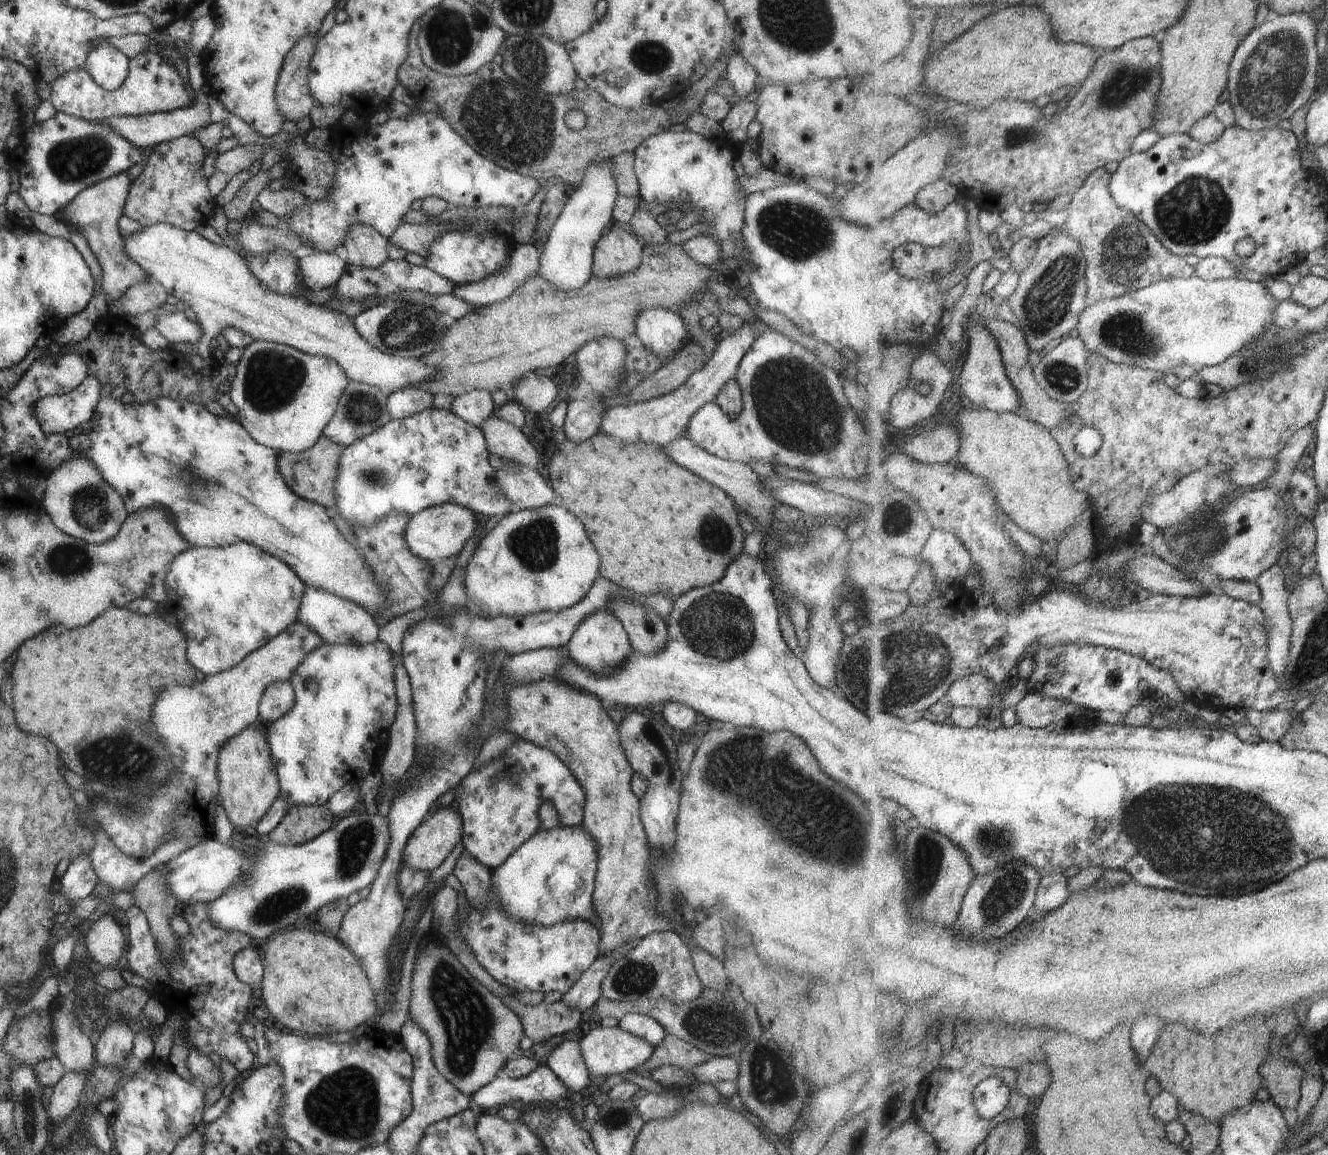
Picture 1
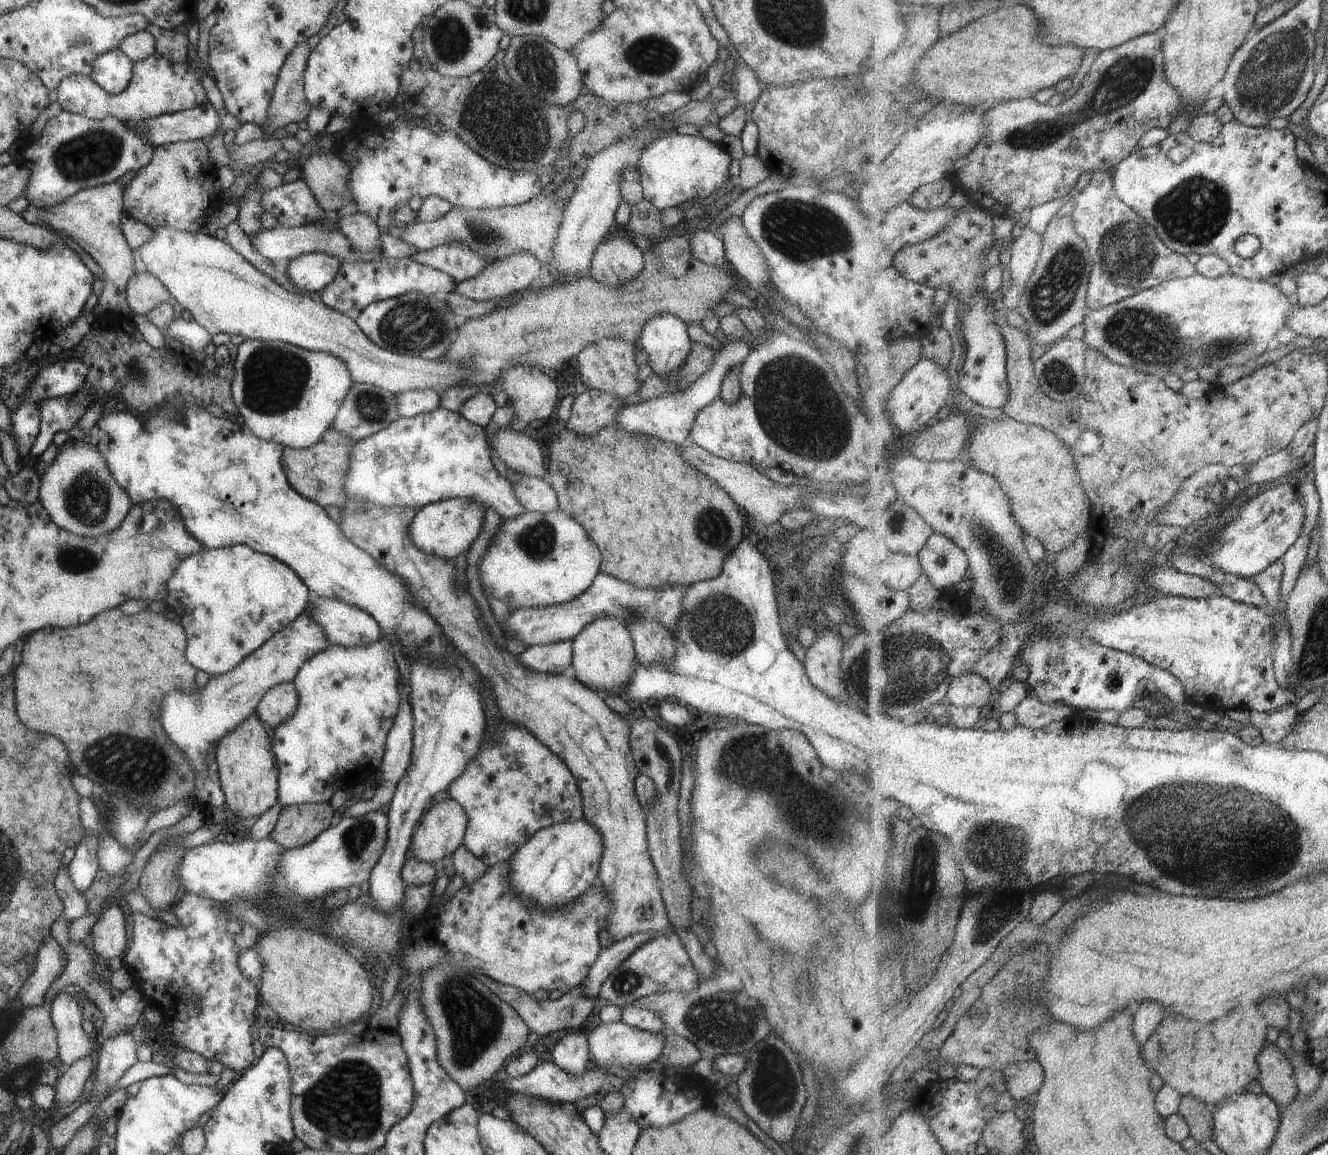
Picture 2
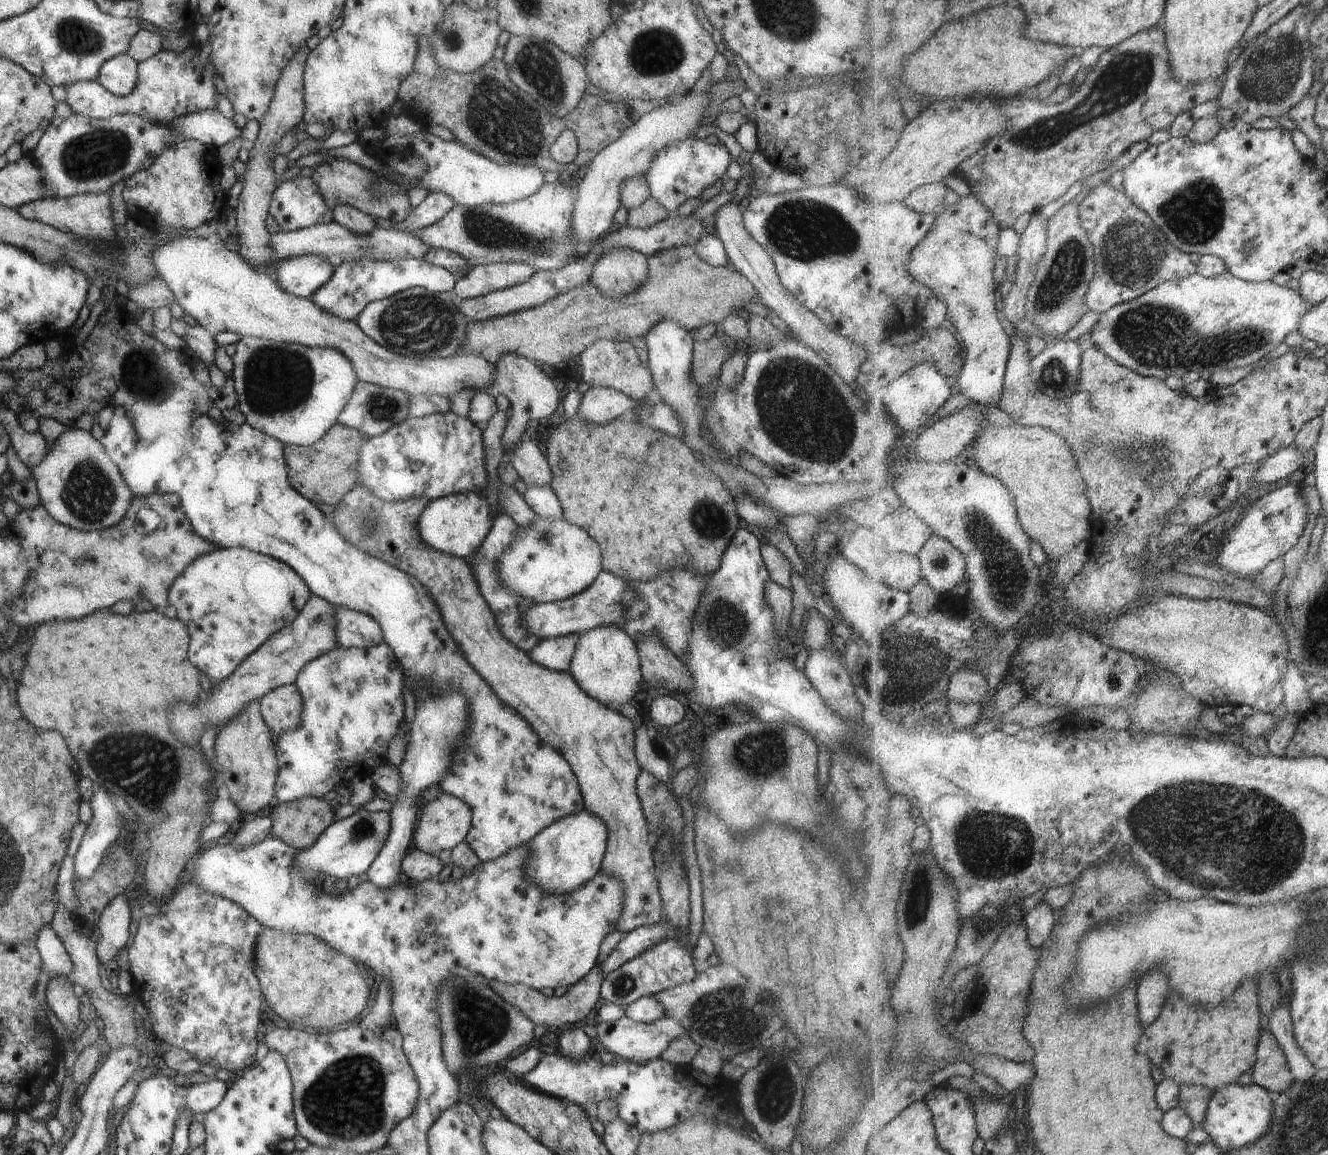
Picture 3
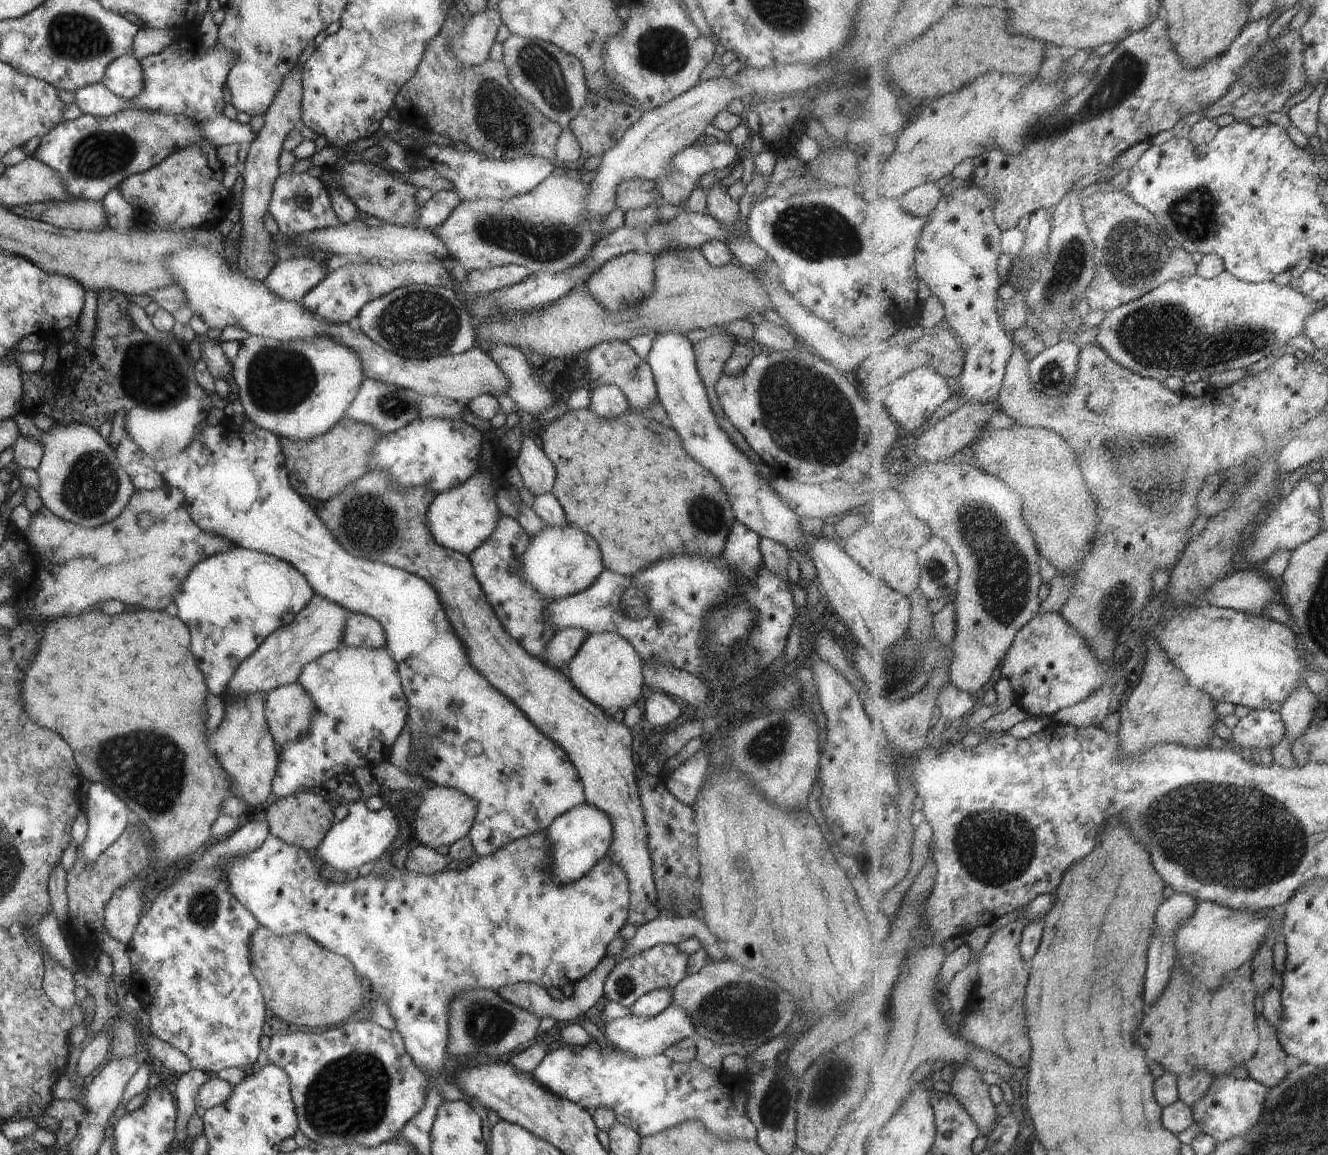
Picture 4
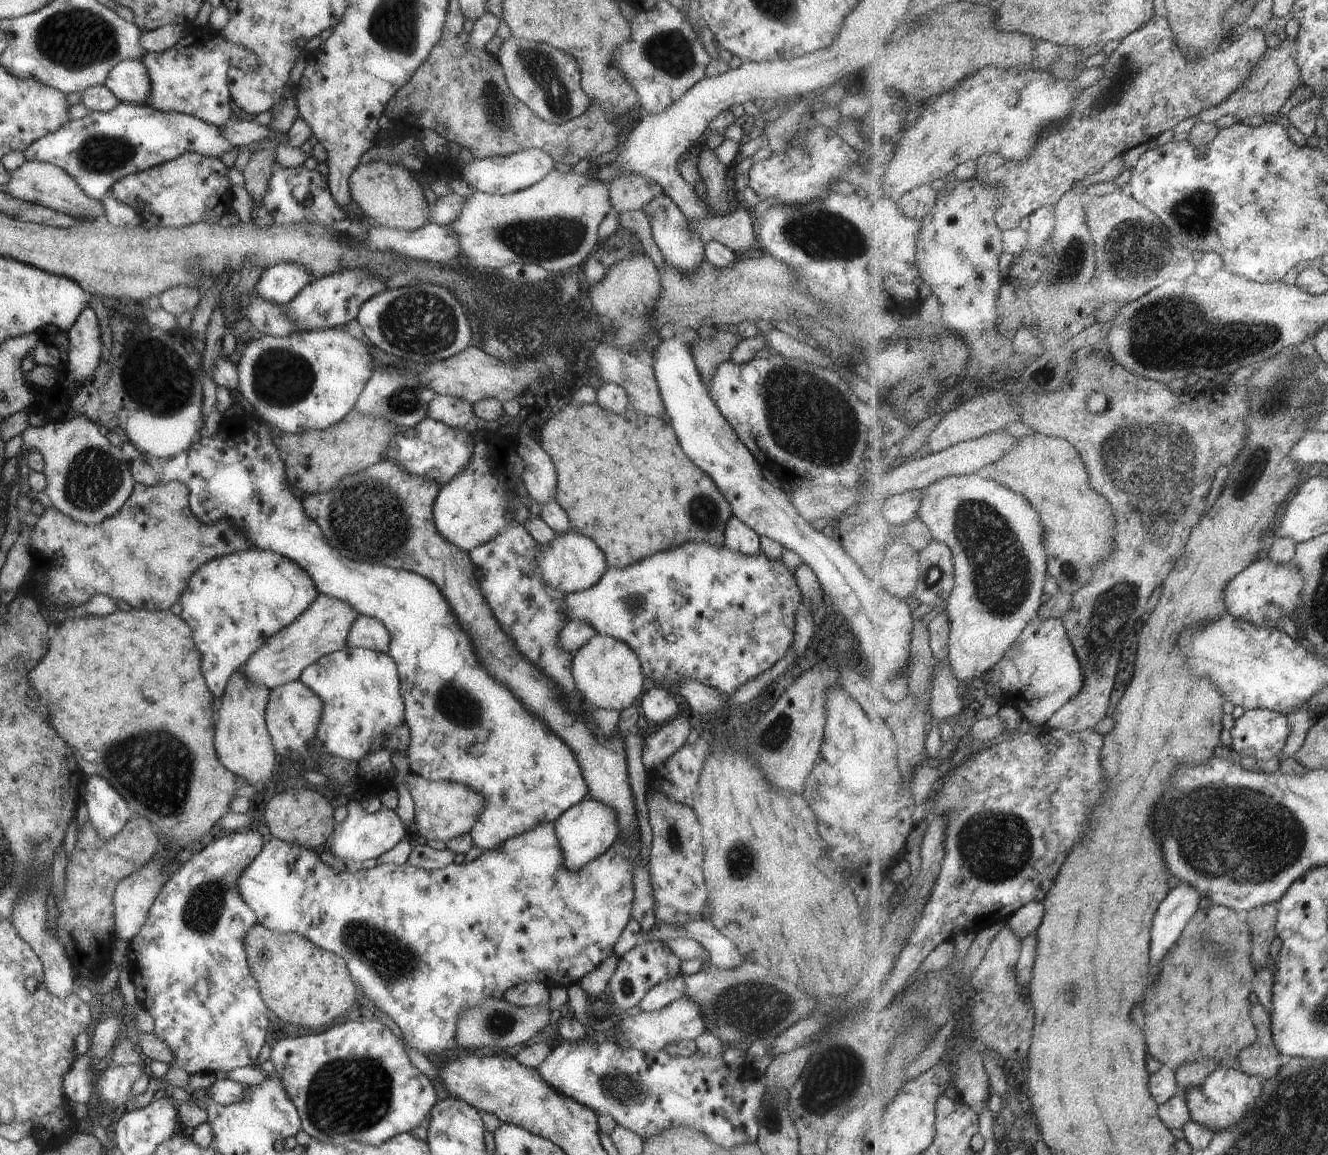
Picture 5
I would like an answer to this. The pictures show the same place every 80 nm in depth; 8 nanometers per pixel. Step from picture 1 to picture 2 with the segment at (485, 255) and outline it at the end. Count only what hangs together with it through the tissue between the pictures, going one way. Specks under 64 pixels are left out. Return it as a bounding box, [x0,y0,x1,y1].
[410,243,495,283]

